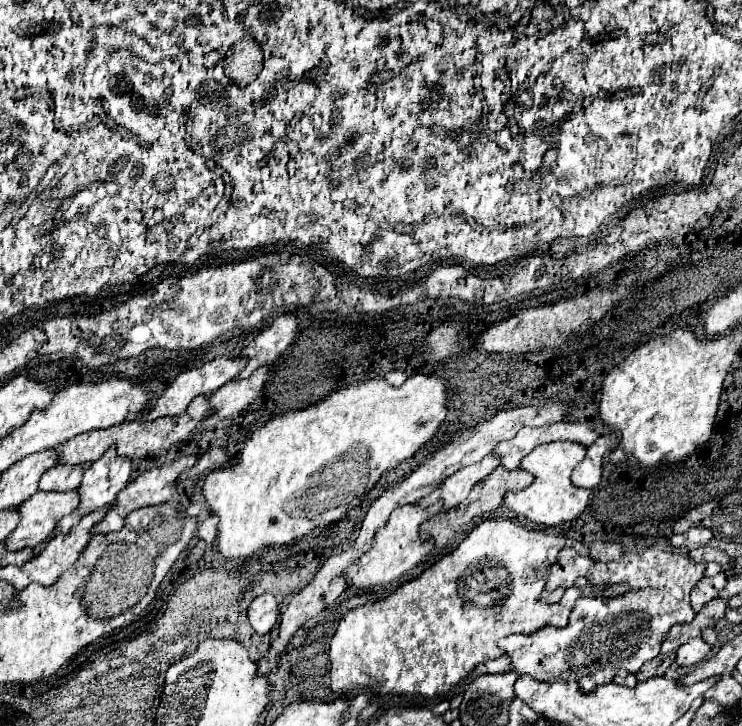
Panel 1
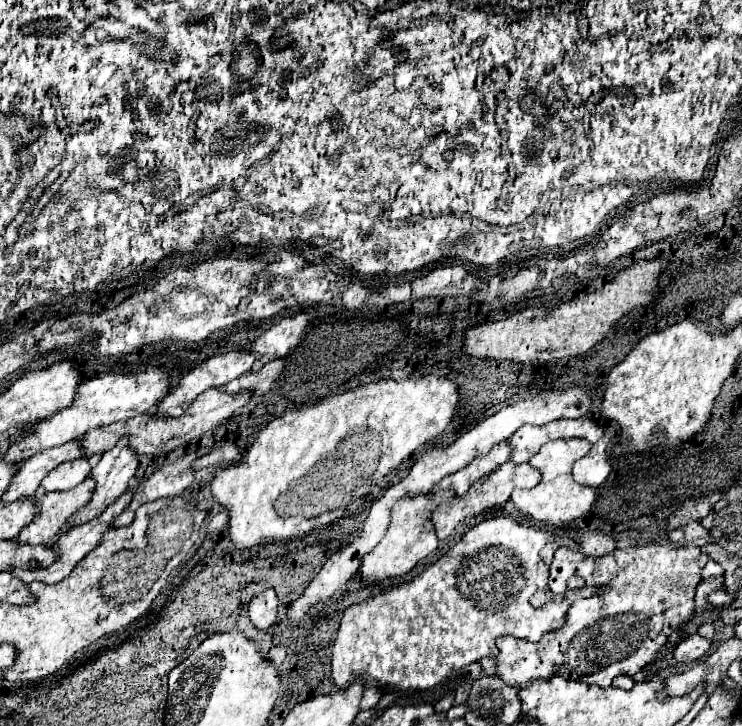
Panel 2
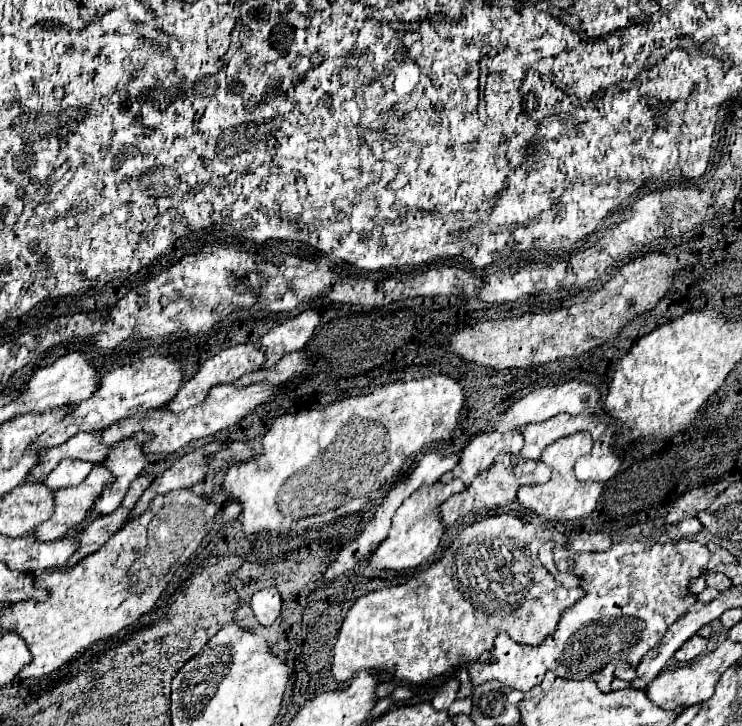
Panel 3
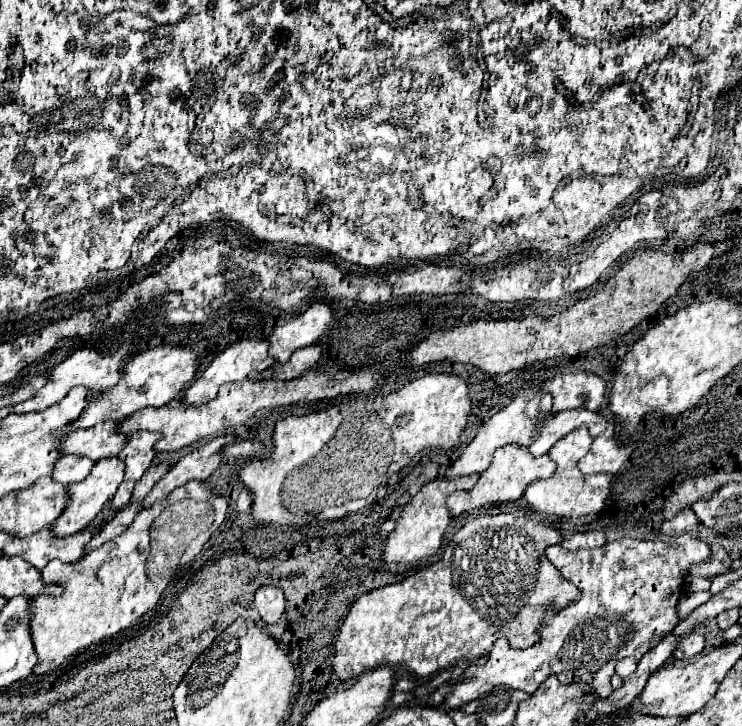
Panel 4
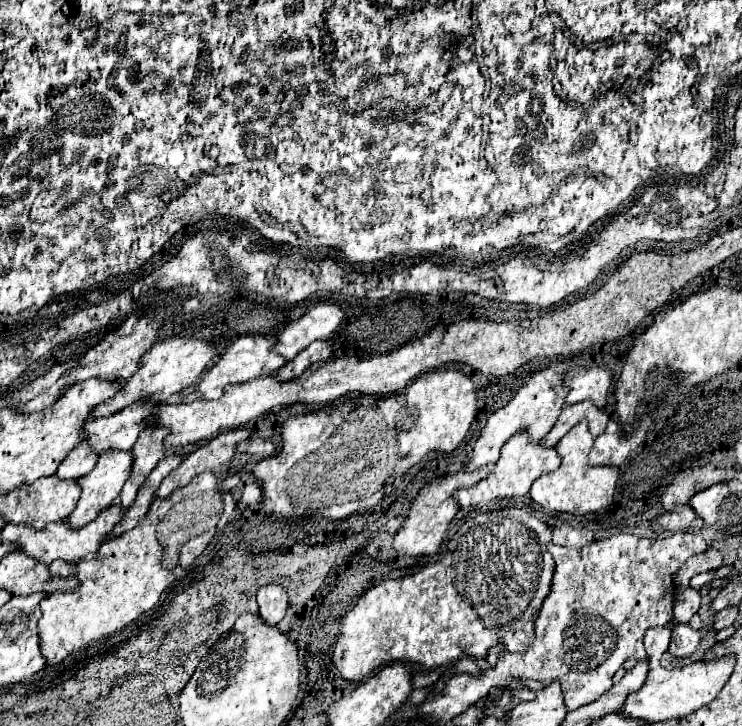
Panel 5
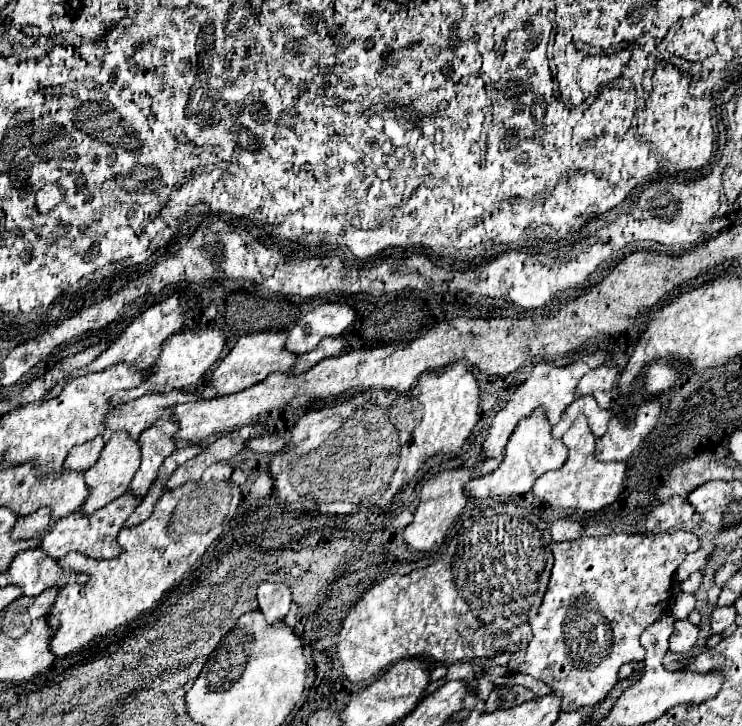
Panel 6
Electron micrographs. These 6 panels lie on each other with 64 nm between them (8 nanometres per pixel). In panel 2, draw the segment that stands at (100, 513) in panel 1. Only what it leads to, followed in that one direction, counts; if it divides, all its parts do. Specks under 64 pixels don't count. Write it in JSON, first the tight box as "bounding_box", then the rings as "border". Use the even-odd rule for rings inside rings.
{"bounding_box":[10,488,134,584],"border":[[[128,488],[128,490],[120,496],[120,500],[116,500],[116,504],[108,506],[108,510],[106,510],[104,514],[100,514],[98,518],[94,518],[94,520],[90,520],[90,522],[86,522],[86,524],[74,526],[74,528],[72,528],[72,530],[68,530],[66,534],[62,534],[62,536],[60,536],[60,540],[54,544],[54,548],[60,548],[60,560],[58,560],[56,564],[50,564],[48,568],[32,568],[32,570],[26,570],[26,572],[20,572],[18,568],[12,568],[10,572],[12,572],[14,576],[18,576],[20,580],[24,580],[26,584],[30,584],[30,582],[34,582],[34,580],[42,580],[42,582],[48,582],[48,584],[54,584],[54,582],[64,580],[64,578],[74,570],[74,566],[76,566],[76,564],[78,564],[78,562],[80,562],[80,560],[82,560],[90,550],[94,550],[94,548],[102,542],[104,532],[112,528],[114,516],[122,514],[122,512],[126,510],[126,506],[132,502],[132,494],[134,494],[134,488]]]}

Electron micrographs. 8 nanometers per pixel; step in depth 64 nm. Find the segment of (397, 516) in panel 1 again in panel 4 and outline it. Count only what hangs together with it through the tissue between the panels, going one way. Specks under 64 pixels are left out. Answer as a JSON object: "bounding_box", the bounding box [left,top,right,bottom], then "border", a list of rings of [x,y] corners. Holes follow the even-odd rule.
{"bounding_box":[382,482,452,564],"border":[[[432,482],[420,488],[420,492],[414,496],[414,500],[404,508],[402,516],[396,520],[396,530],[384,542],[384,554],[382,554],[384,562],[410,564],[434,556],[438,552],[442,544],[442,536],[450,524],[450,512],[446,508],[446,496],[450,492],[452,492],[450,486],[438,486]]]}

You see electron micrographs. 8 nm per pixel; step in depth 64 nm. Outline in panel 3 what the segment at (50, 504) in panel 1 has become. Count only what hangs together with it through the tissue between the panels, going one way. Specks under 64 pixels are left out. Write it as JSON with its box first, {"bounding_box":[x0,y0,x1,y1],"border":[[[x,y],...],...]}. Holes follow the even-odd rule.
{"bounding_box":[34,464,114,542],"border":[[[94,464],[90,476],[82,484],[74,488],[56,490],[54,492],[56,512],[48,522],[36,528],[34,536],[44,542],[66,536],[70,530],[80,526],[92,514],[94,502],[100,498],[100,494],[106,488],[112,486],[112,482],[114,482],[114,474],[104,464]]]}

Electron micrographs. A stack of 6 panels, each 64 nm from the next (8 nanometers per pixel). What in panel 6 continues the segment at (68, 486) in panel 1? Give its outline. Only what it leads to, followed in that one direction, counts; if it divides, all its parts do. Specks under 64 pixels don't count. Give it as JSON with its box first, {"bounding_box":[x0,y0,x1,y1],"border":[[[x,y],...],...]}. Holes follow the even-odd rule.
{"bounding_box":[64,436,106,472],"border":[[[98,436],[98,438],[90,440],[90,442],[86,442],[86,444],[74,448],[74,450],[68,454],[68,458],[66,458],[66,462],[64,462],[64,468],[72,468],[72,470],[86,472],[86,470],[92,468],[92,464],[98,460],[98,456],[100,456],[100,452],[102,452],[104,446],[106,446],[104,436]]]}

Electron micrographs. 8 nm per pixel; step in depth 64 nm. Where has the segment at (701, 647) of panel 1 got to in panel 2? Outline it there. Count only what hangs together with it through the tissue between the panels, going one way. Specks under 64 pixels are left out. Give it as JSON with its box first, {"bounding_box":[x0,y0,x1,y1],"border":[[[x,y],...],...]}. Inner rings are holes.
{"bounding_box":[674,634,710,664],"border":[[[692,634],[676,646],[674,660],[682,662],[682,664],[692,664],[692,662],[700,660],[708,650],[710,650],[710,640],[698,636],[698,634]]]}

